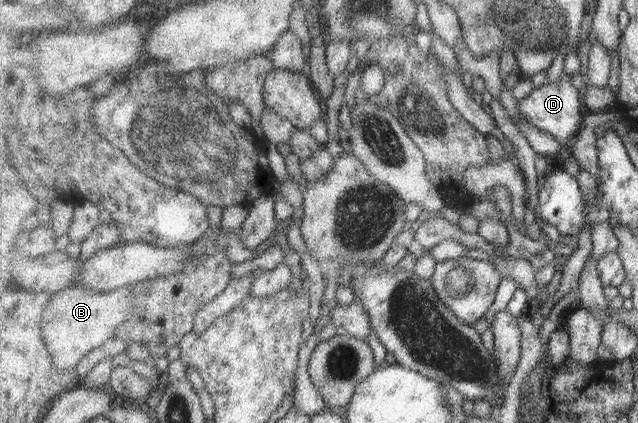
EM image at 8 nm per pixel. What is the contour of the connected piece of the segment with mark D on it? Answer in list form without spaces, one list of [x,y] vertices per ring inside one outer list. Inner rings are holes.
[[[562,75],[559,82],[545,82],[539,88],[534,88],[532,93],[517,104],[519,114],[522,114],[530,124],[556,136],[556,140],[562,142],[562,145],[569,145],[574,141],[574,137],[581,131],[580,125],[587,112],[581,91],[570,81],[571,75]]]

